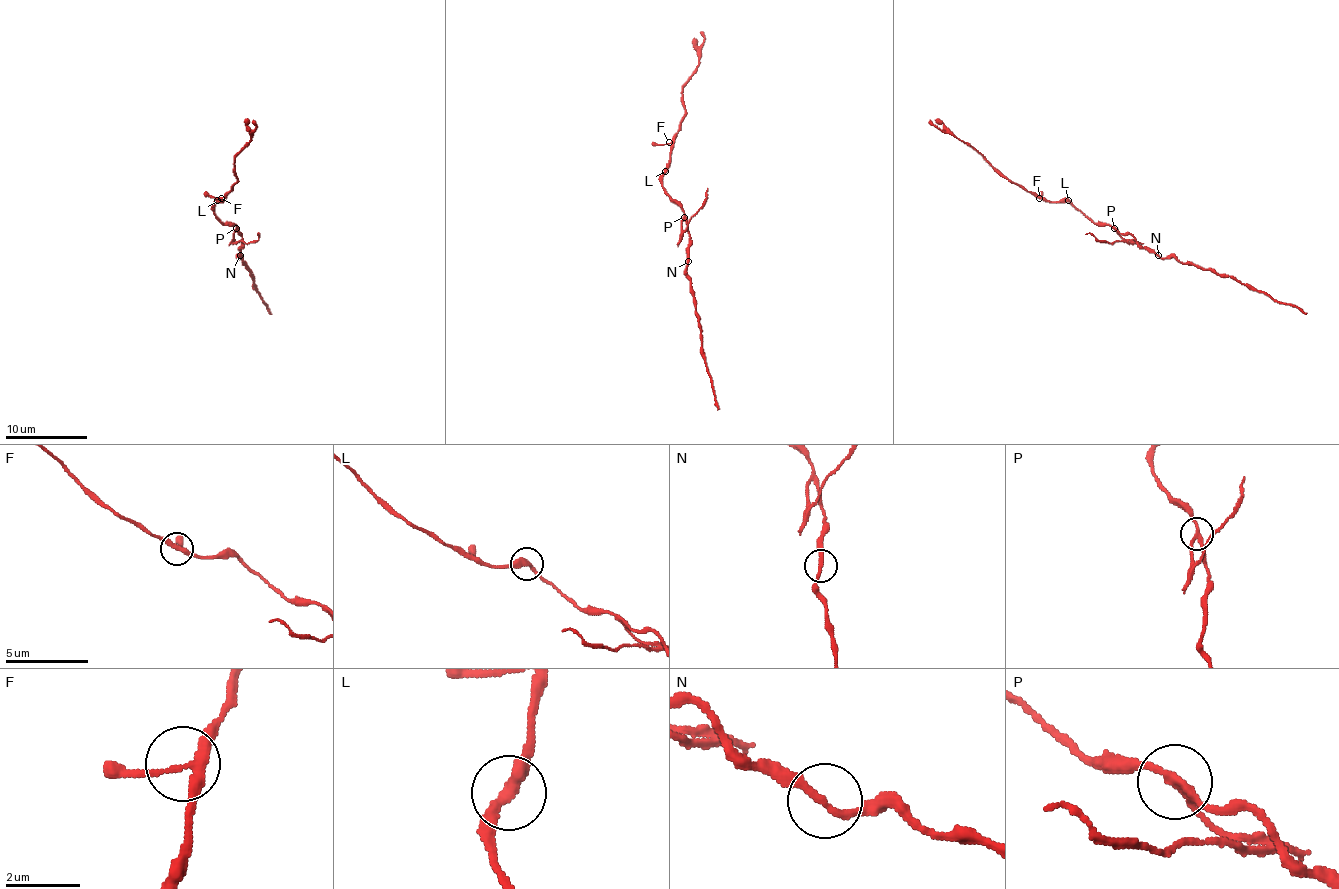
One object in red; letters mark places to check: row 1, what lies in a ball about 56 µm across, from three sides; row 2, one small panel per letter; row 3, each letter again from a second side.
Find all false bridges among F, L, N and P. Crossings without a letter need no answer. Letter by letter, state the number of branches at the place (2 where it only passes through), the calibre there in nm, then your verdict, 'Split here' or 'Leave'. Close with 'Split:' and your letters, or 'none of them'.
F: Branches: 3. Thickness 220 nm. Leave
L: Branches: 2. Thickness 340 nm. Leave
N: Branches: 2. Thickness 220 nm. Leave
P: Branches: 3. Thickness 190 nm. Split here
Split: P

